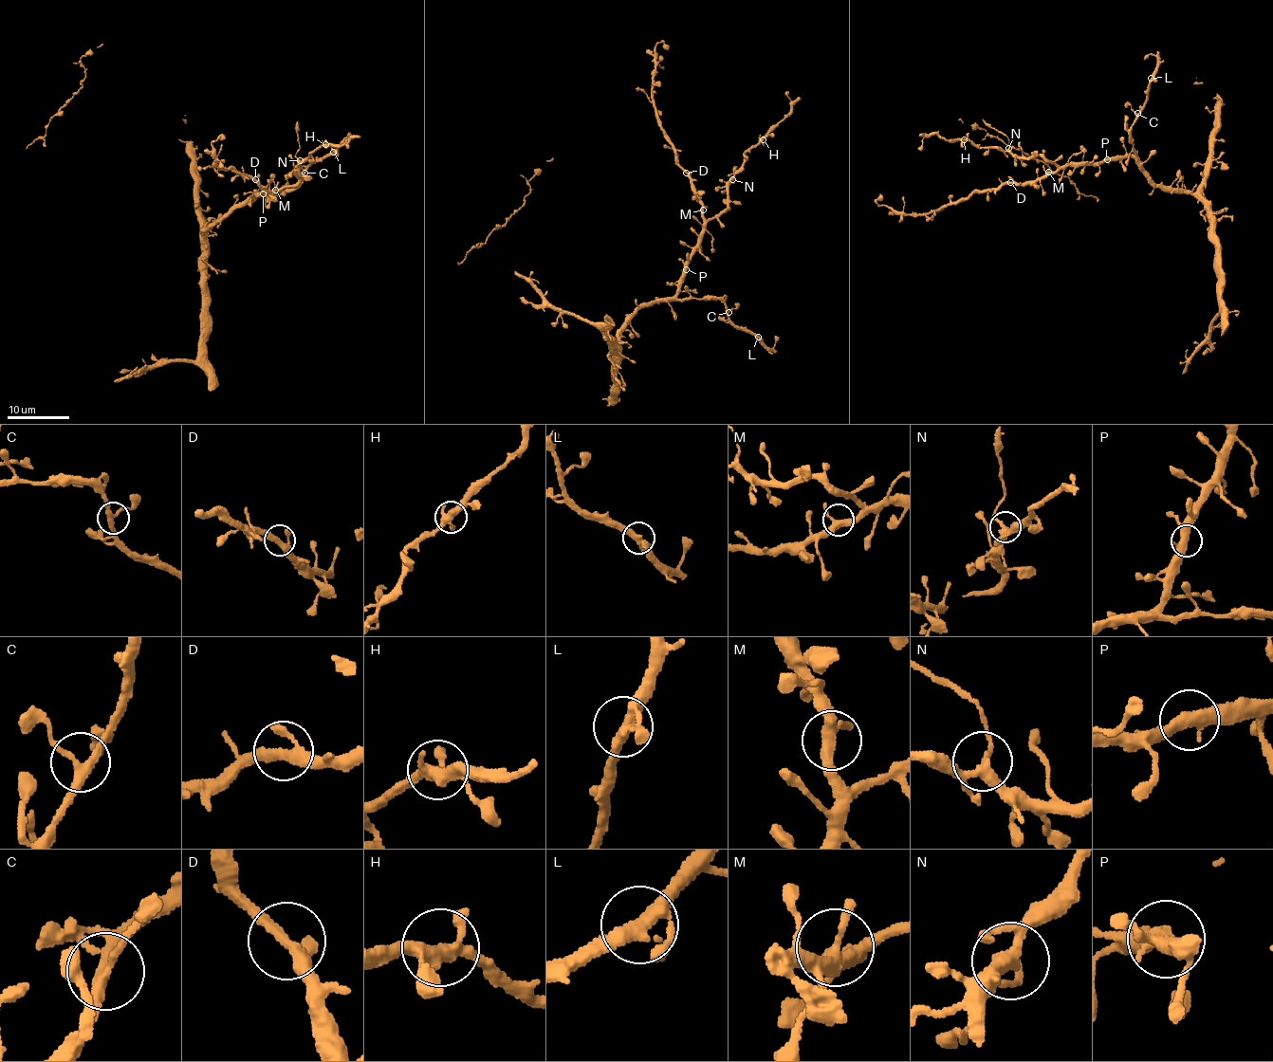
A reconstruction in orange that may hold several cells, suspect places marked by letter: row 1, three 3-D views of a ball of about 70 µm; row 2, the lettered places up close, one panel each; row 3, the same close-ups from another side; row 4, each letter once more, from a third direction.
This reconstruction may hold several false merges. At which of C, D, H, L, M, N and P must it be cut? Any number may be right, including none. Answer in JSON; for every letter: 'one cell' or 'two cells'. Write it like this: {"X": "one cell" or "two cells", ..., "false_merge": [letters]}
{"C": "one cell", "D": "one cell", "H": "one cell", "L": "one cell", "M": "one cell", "N": "one cell", "P": "one cell", "false_merge": []}

